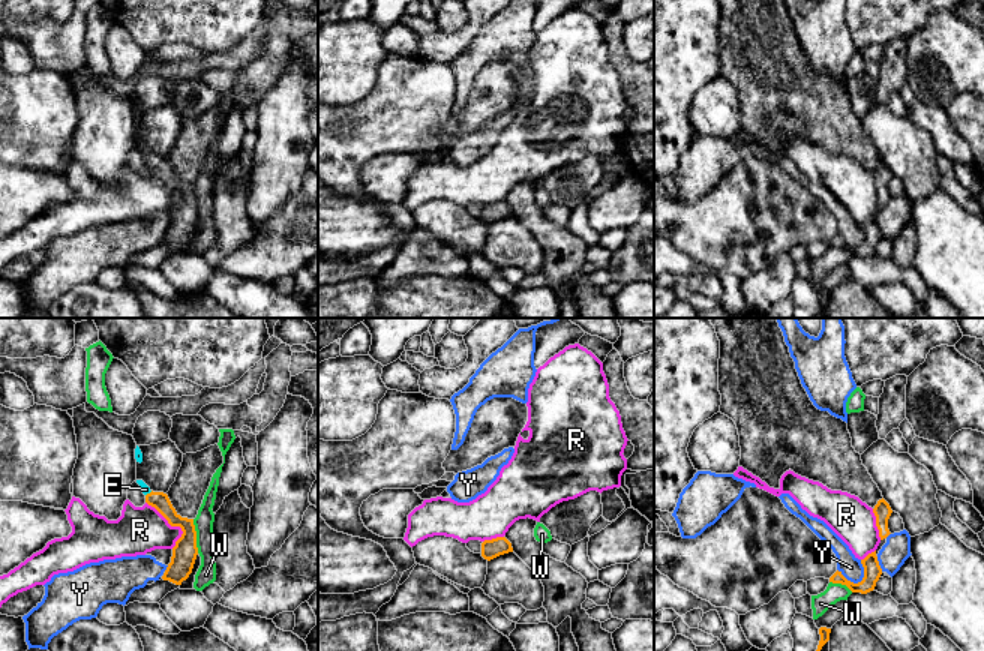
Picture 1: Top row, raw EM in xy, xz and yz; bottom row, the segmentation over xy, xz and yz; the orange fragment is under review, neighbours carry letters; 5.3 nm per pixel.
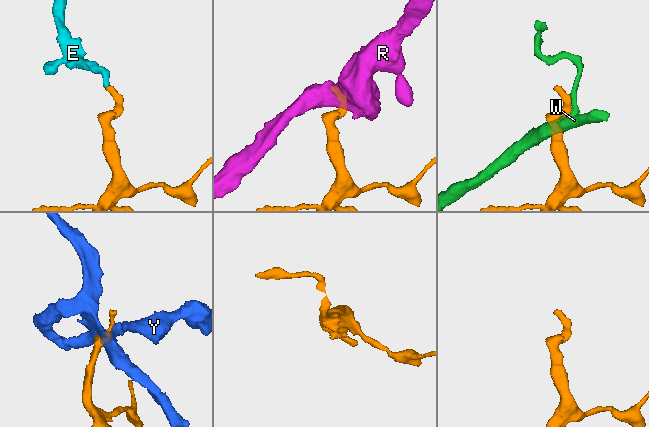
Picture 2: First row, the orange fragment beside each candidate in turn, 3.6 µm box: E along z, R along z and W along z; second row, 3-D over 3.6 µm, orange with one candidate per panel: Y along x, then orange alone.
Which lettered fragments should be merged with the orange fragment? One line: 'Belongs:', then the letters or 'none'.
Belongs: E

